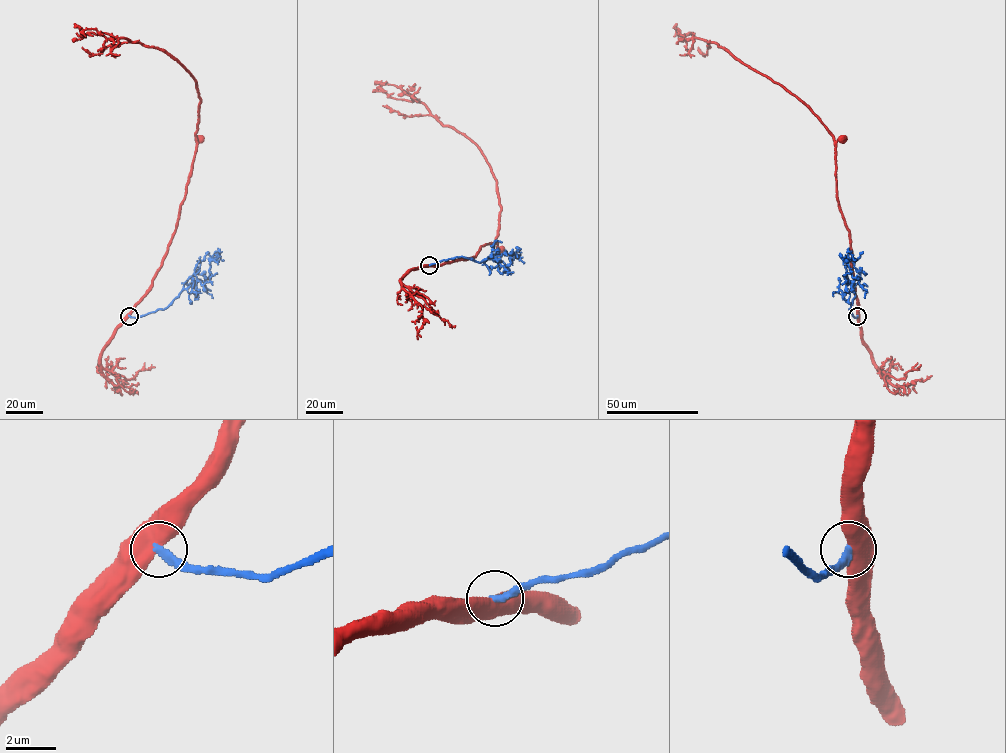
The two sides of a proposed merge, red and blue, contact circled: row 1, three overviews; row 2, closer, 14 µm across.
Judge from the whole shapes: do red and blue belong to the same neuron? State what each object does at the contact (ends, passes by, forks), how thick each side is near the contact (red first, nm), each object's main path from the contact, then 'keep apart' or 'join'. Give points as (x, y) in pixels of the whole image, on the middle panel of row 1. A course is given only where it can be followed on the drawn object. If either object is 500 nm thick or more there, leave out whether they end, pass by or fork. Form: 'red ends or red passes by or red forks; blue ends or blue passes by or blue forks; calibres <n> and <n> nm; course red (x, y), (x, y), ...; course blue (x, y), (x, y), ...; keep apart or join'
calibres 800 and 320 nm; course red (429, 265), (439, 266), (474, 257), (481, 247), (488, 243), (497, 243), (500, 250); course blue (429, 265), (459, 256), (479, 262), (492, 259), (505, 266), (510, 263), (511, 254), (520, 258), (523, 263); keep apart

